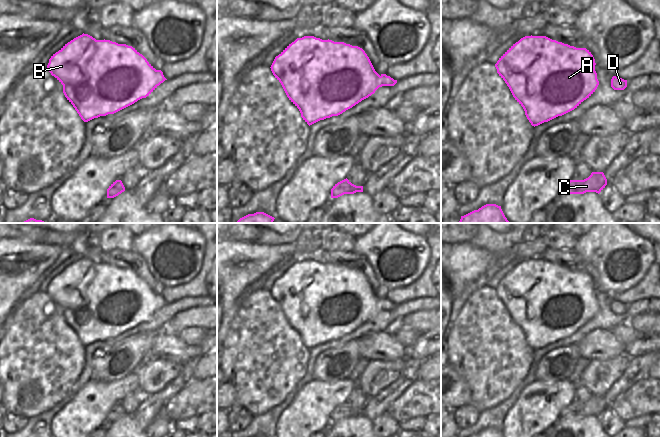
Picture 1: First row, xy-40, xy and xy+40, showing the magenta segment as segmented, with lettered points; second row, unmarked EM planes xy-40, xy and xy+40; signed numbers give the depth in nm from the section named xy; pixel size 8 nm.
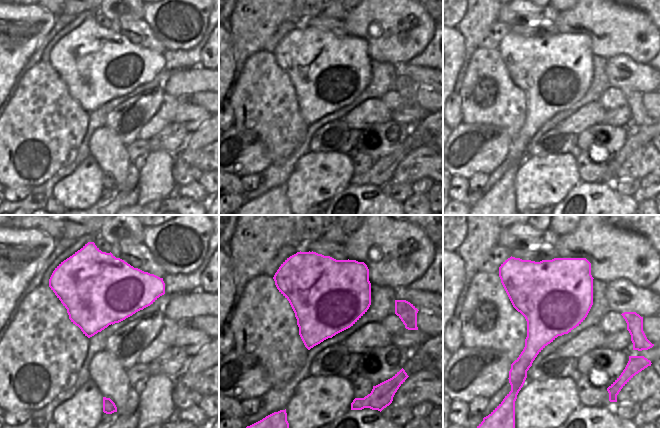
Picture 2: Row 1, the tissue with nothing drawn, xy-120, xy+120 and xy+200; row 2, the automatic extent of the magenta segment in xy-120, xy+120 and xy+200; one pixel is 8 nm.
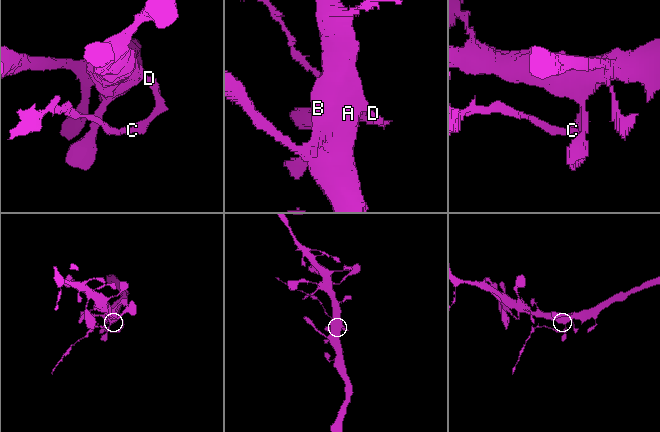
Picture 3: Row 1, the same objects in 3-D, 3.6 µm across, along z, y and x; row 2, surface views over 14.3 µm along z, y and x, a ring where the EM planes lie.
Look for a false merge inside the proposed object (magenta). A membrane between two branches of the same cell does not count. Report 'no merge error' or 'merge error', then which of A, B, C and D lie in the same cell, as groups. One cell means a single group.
merge error; A B / C D

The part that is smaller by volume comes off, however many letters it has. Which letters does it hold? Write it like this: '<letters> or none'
C, D

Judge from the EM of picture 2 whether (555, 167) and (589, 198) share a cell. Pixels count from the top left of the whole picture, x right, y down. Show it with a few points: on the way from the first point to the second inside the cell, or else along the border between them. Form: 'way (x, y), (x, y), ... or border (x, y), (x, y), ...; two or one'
border (580, 181), (559, 202); two

